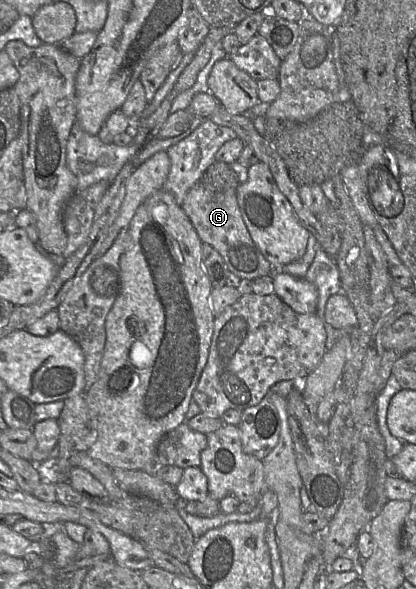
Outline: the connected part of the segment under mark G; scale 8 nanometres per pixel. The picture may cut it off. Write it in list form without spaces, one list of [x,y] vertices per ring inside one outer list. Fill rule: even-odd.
[[[197,182],[187,192],[180,206],[192,222],[202,243],[209,244],[218,251],[230,272],[241,279],[251,281],[271,274],[272,265],[253,242],[243,220],[236,190],[209,190],[201,182]]]

